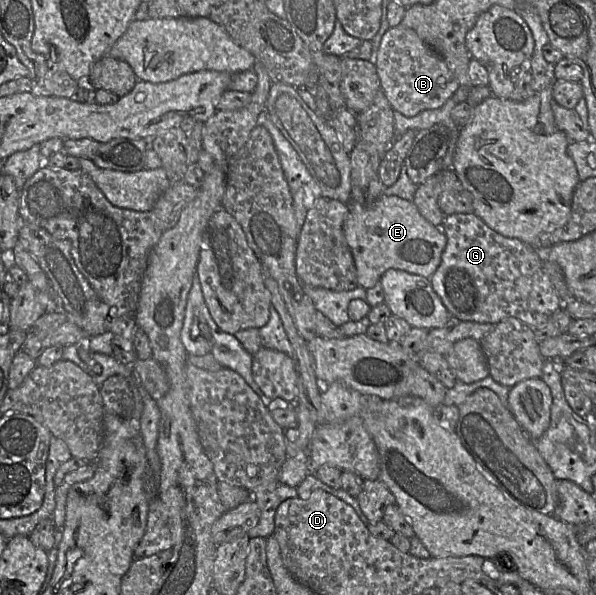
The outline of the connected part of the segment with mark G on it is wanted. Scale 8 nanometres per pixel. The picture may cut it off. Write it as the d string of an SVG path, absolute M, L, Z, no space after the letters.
M475 213L446 215L440 228L446 235L447 243L441 262L430 281L451 317L493 325L503 319L514 317L532 329L538 329L563 306L550 278L543 270L543 255L536 248L519 239L496 232Z

